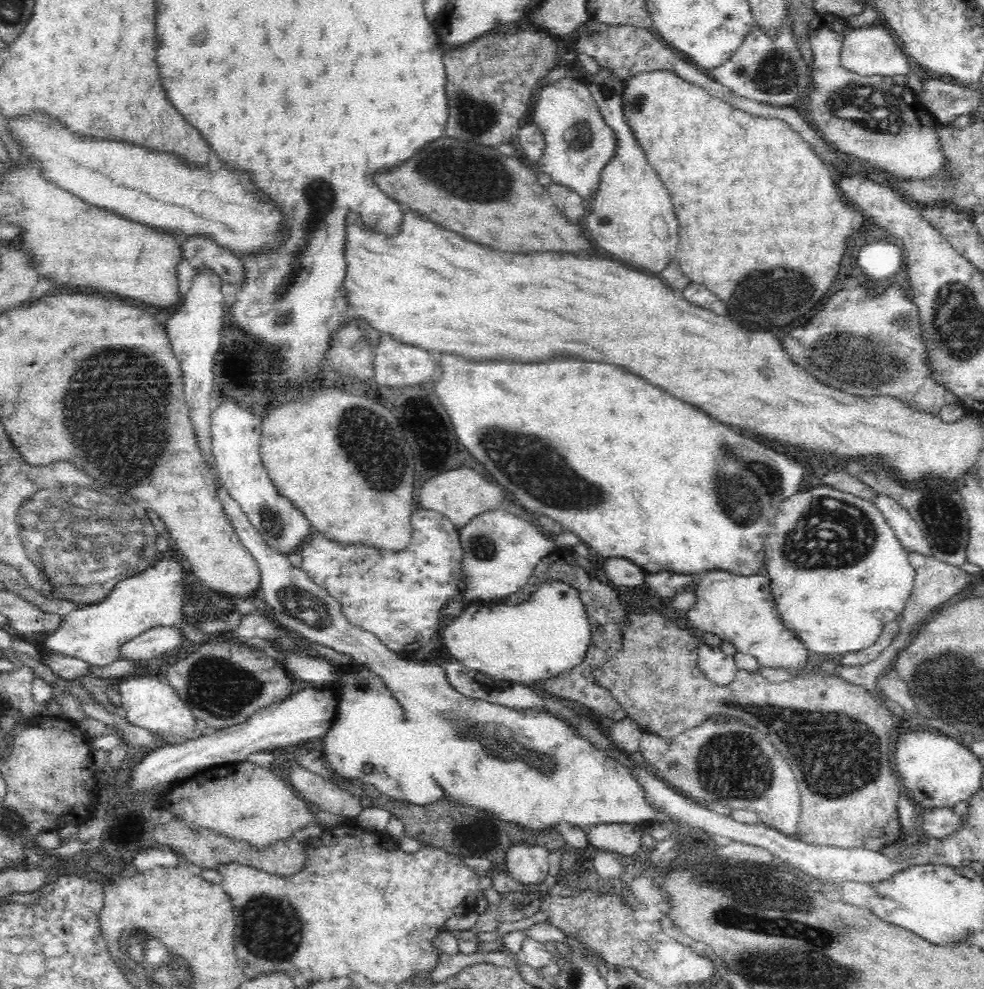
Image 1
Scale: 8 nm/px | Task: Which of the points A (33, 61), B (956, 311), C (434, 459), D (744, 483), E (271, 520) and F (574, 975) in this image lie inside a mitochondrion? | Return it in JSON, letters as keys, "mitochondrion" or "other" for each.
{"A":"other","B":"mitochondrion","C":"other","D":"mitochondrion","E":"mitochondrion","F":"mitochondrion"}

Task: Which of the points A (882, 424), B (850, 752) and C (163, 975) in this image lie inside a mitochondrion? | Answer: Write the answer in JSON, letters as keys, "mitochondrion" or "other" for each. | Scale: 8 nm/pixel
{"A":"other","B":"mitochondrion","C":"mitochondrion"}

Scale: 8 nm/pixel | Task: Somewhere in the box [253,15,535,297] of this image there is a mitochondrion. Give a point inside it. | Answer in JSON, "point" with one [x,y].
{"point":[465,172]}

